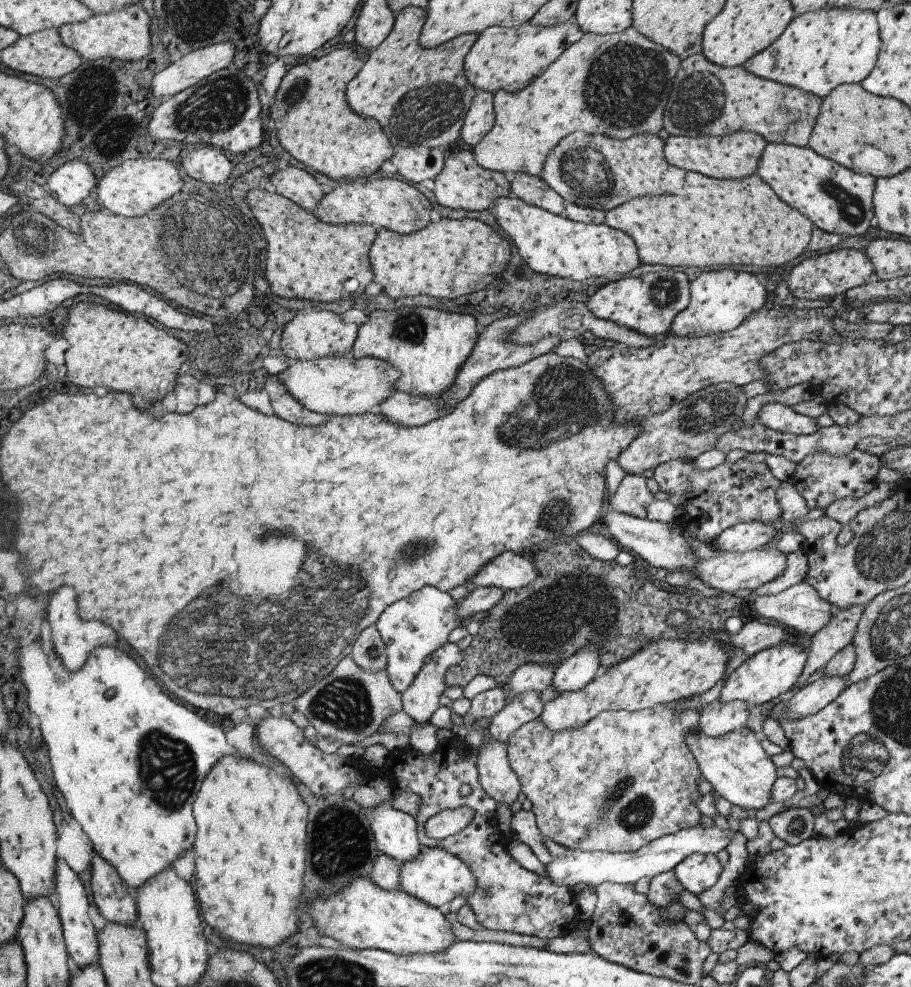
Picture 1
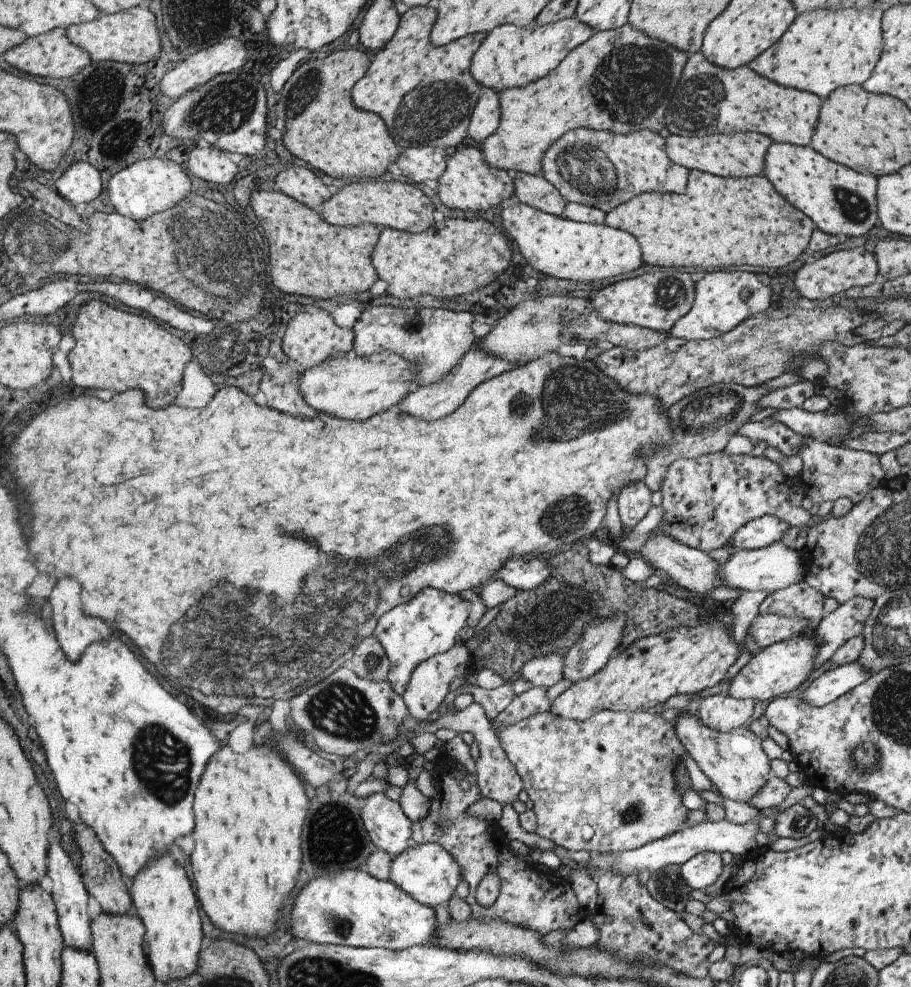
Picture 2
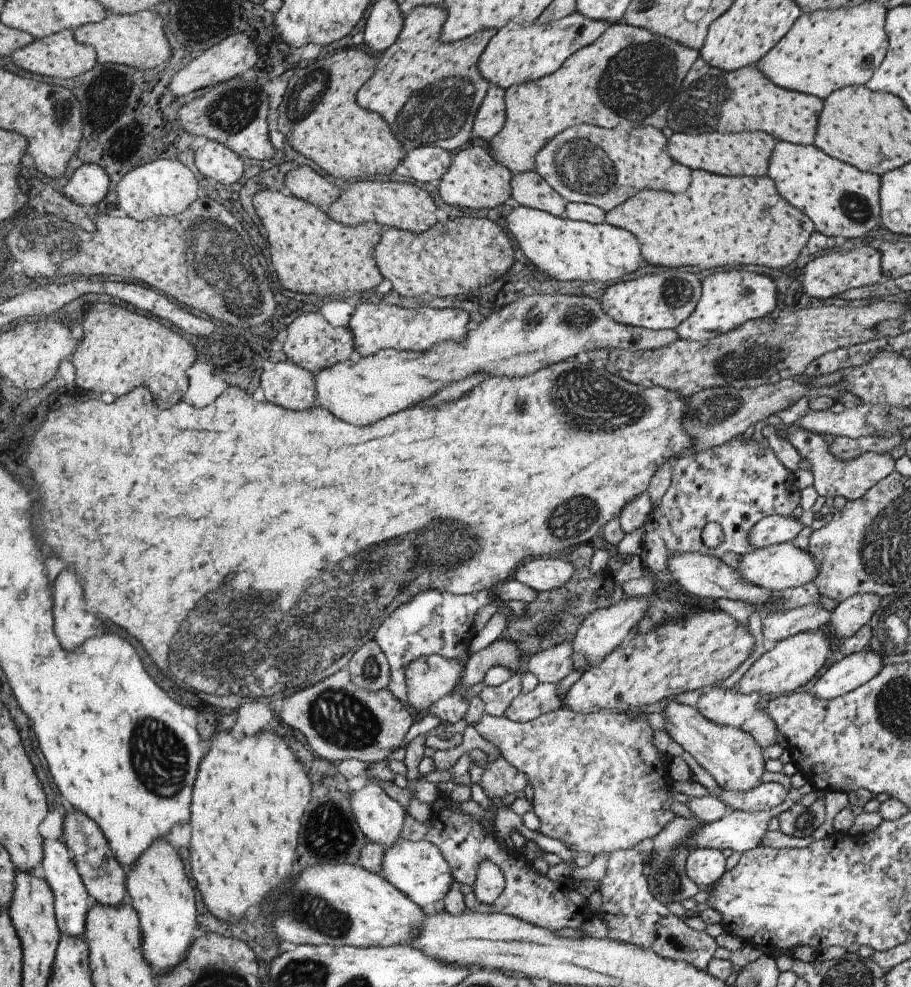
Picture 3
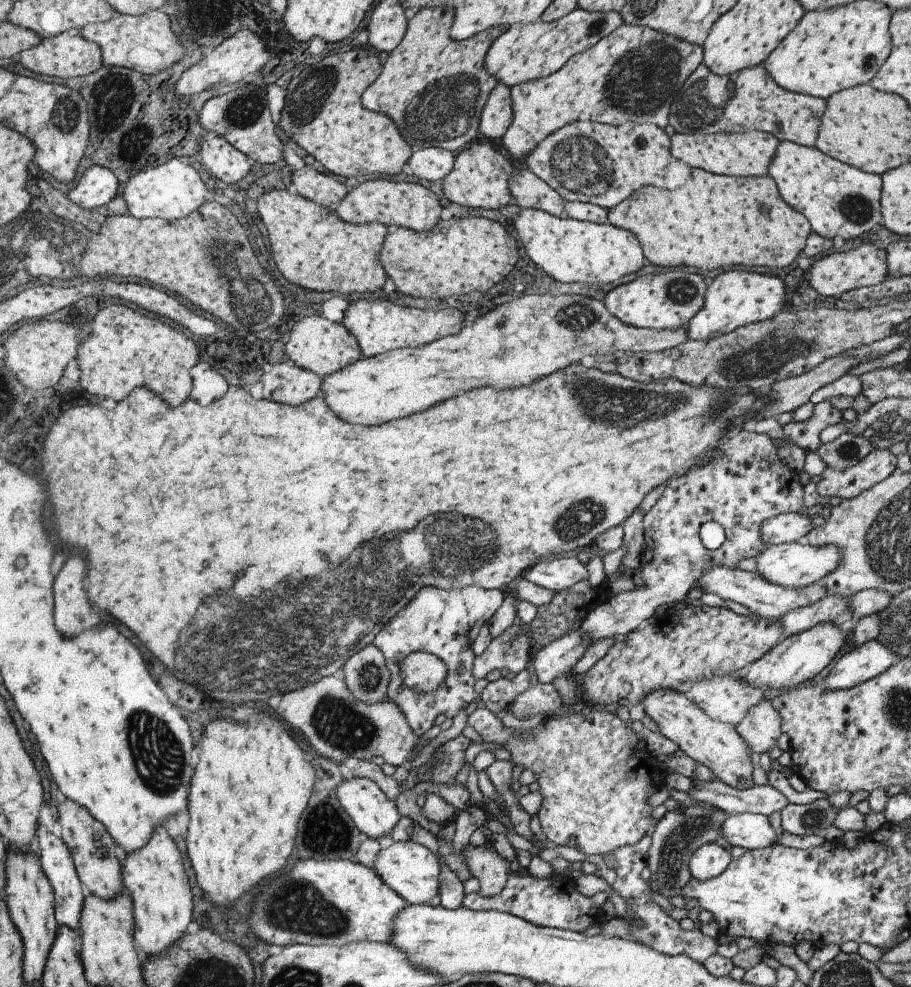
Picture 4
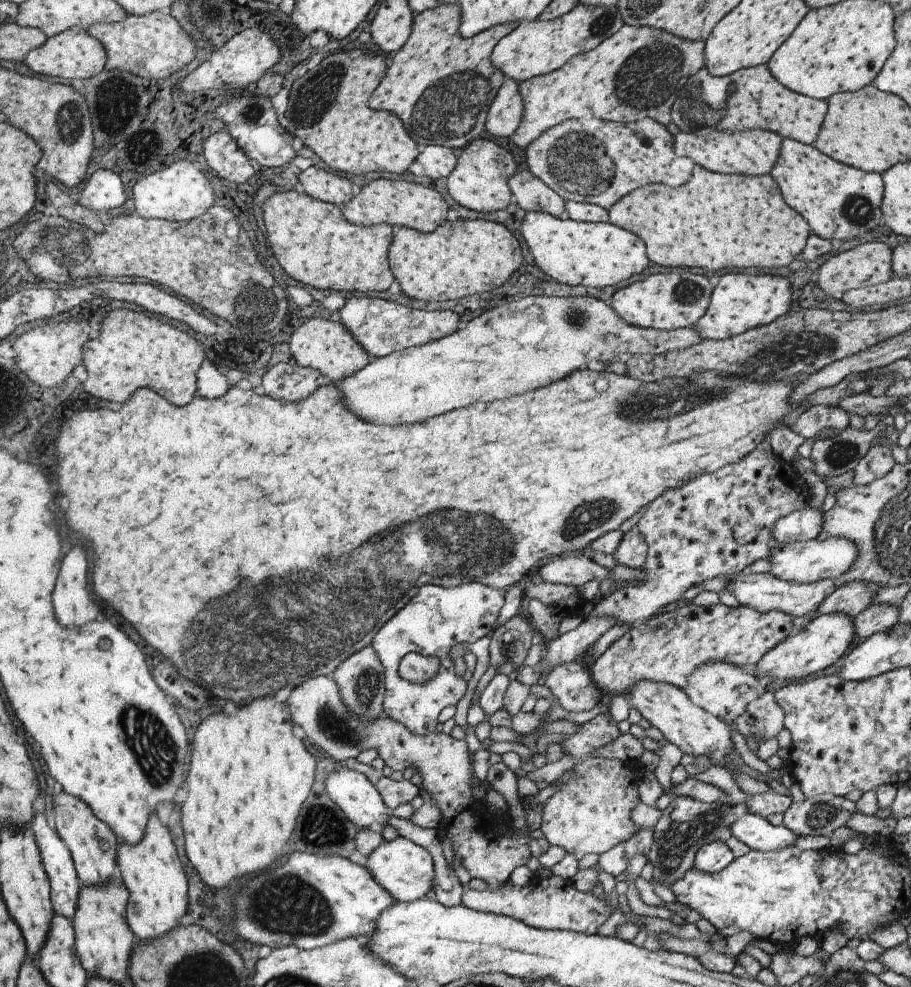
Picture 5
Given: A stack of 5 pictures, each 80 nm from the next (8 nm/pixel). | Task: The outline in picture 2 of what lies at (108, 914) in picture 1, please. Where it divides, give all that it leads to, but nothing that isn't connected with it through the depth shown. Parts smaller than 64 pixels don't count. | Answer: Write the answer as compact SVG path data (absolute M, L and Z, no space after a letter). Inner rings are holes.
M81 821L79 824L74 824L74 834L74 842L80 849L78 861L89 894L92 894L99 904L101 904L104 912L116 915L133 912L134 904L130 893L132 881L124 876L115 857L106 851L105 845L97 836L95 829Z

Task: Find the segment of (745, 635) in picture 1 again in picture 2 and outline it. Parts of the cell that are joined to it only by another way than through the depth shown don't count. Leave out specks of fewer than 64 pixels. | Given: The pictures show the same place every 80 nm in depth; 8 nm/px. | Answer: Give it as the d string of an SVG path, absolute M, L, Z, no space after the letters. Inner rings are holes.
M758 614L750 622L746 633L749 633L755 644L762 649L803 633L807 626L808 620L801 615Z

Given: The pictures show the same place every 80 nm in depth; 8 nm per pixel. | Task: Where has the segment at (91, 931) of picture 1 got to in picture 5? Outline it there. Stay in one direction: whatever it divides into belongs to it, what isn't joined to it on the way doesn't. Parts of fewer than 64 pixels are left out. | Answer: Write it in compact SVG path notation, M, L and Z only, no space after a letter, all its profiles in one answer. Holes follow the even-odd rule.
M39 812L35 816L31 828L38 842L39 852L42 853L42 860L47 875L51 880L55 913L65 916L67 920L73 920L79 908L79 896L82 895L82 891L81 882L79 882L79 876L77 876L77 870L75 864L73 864L72 853L69 852L69 848L65 846L65 842L60 838L56 828L49 826L49 820L47 820L45 814Z

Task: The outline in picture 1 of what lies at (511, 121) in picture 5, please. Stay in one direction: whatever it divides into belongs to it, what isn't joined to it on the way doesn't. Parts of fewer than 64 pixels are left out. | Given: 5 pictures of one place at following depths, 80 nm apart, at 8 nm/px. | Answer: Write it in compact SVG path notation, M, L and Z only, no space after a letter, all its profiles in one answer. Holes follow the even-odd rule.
M483 91L474 98L461 131L461 140L473 148L485 138L496 123L496 110L493 108L494 94Z

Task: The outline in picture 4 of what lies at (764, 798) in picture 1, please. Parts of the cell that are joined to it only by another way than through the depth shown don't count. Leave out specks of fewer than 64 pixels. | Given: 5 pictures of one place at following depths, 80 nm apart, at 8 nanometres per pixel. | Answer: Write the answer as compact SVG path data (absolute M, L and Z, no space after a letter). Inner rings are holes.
M653 689L642 696L639 703L644 714L658 725L659 733L674 742L691 760L707 766L718 776L717 780L740 791L755 786L751 771L753 765L757 765L756 757L752 756L732 724L710 719L689 700L688 695L671 689Z

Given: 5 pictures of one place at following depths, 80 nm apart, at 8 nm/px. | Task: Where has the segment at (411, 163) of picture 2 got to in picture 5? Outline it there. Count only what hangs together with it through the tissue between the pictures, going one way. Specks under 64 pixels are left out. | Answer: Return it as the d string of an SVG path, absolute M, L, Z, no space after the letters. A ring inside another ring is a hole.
M427 146L415 162L421 164L424 175L437 180L448 178L457 167L459 153L442 146Z

